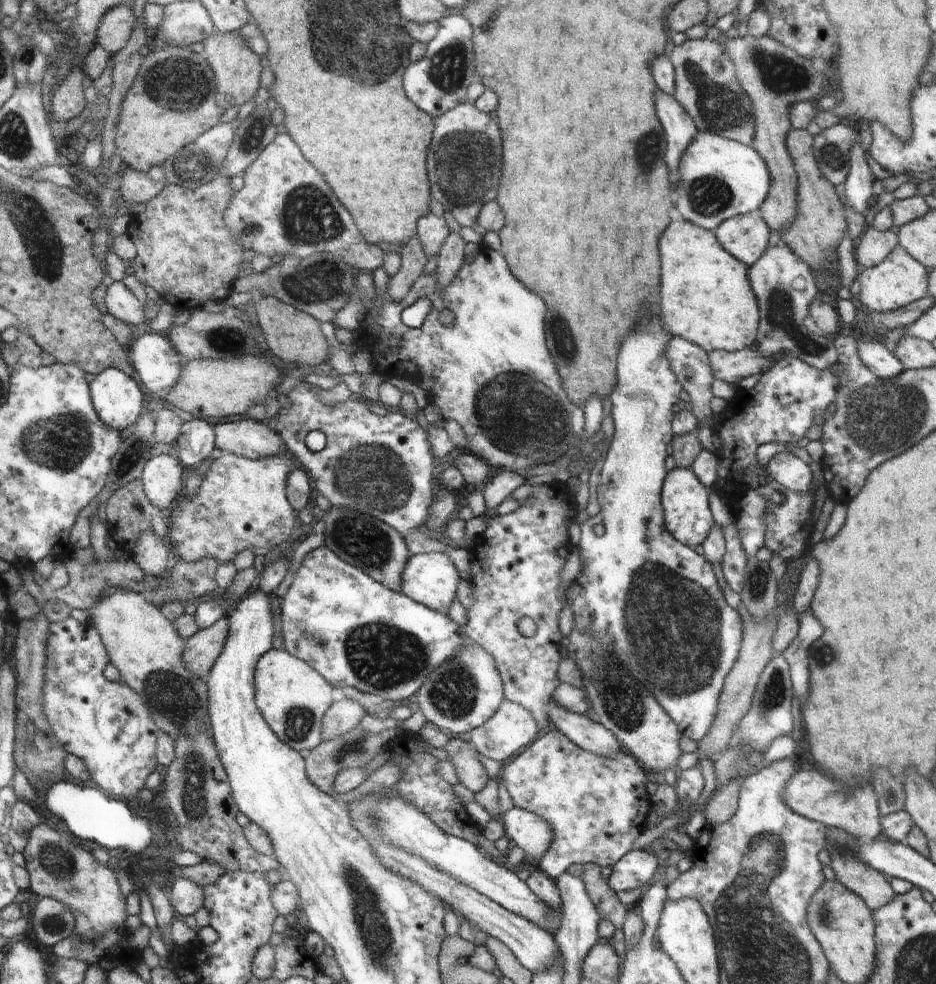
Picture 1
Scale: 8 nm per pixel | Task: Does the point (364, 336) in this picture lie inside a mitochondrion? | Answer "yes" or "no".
no

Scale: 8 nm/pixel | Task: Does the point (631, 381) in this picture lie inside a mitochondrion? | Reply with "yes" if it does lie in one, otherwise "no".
no

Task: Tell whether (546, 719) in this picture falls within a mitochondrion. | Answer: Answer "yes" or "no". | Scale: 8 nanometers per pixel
no

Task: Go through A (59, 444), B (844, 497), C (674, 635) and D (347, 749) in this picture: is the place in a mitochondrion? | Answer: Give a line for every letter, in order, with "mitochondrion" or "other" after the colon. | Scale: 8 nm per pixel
A: mitochondrion
B: other
C: mitochondrion
D: mitochondrion

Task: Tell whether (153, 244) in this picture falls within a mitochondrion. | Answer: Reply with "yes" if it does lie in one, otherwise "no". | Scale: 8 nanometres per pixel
no

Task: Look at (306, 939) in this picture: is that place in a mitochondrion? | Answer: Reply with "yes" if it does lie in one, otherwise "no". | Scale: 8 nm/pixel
no

